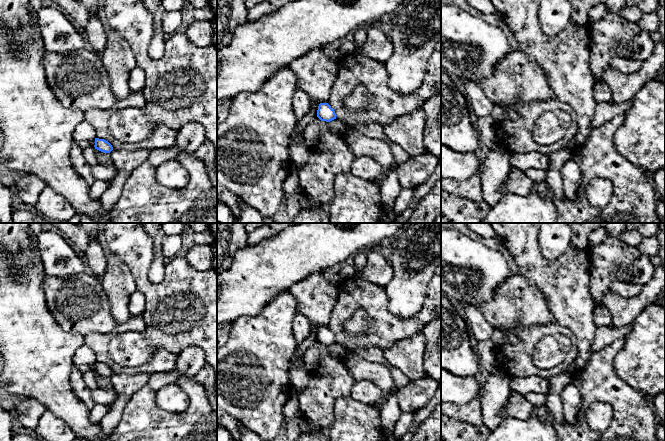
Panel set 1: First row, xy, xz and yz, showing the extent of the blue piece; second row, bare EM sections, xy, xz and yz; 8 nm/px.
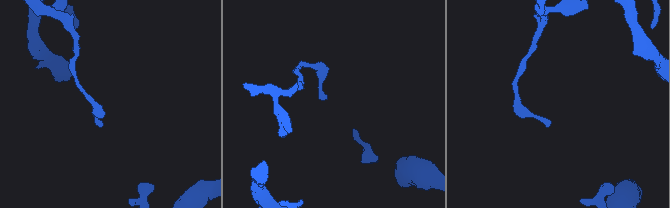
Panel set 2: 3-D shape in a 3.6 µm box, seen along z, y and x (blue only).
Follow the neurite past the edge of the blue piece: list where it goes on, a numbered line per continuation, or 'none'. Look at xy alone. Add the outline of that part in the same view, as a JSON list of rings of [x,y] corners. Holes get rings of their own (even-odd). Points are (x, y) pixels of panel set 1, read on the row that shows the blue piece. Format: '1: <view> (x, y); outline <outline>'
none

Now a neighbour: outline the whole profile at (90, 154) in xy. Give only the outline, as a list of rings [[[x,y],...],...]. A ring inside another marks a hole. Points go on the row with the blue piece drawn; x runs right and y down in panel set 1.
[[[89,146],[83,149],[83,154],[87,163],[93,167],[98,164],[98,156],[94,146]]]

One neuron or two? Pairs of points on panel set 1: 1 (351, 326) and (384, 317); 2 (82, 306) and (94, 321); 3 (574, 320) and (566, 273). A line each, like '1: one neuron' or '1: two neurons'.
1: two neurons
2: one neuron
3: one neuron

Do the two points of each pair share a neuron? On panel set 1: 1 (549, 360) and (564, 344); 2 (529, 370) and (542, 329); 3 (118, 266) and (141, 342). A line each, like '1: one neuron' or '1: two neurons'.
1: one neuron
2: one neuron
3: two neurons

